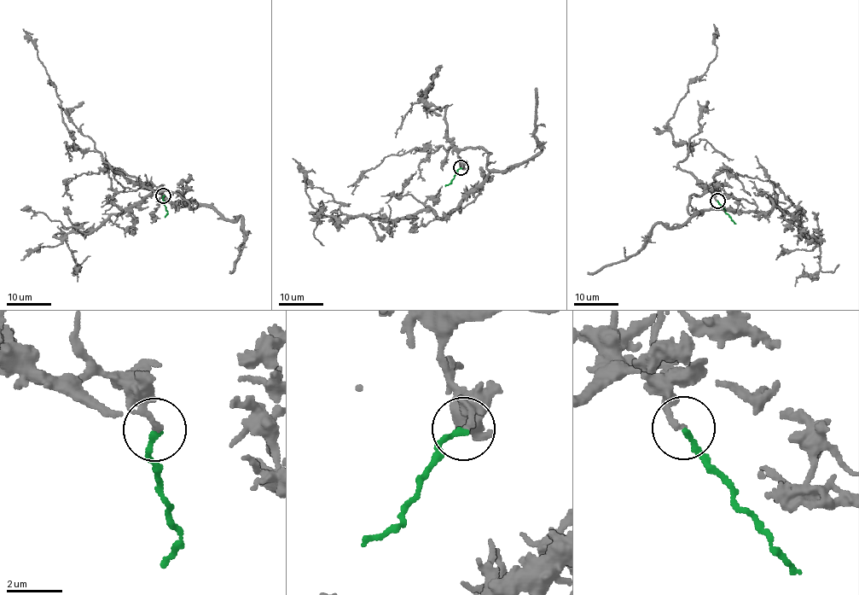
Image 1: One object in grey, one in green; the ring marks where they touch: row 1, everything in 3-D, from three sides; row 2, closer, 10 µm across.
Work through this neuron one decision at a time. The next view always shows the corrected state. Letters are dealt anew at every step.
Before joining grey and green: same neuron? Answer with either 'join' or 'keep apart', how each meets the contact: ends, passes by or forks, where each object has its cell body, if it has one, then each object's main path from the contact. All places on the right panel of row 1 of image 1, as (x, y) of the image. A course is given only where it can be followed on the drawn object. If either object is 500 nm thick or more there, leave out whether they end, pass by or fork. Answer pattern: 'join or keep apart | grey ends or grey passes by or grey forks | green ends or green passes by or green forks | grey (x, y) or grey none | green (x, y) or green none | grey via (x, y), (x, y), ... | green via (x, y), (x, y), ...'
join | grey ends | green ends | grey none | green none | grey via (717, 200), (713, 190), (697, 194), (687, 212), (769, 211), (773, 201), (818, 237), (812, 249), (775, 259) | green via (717, 200), (735, 224)

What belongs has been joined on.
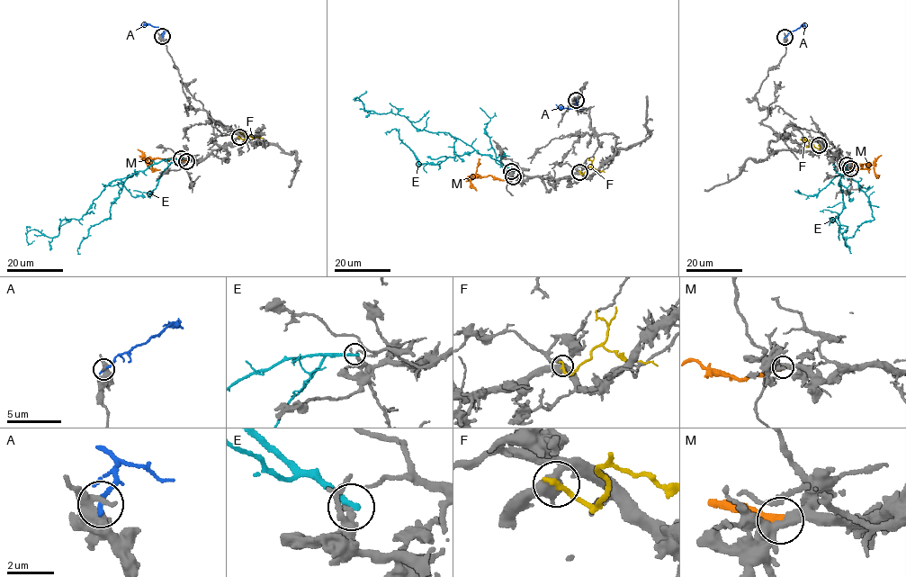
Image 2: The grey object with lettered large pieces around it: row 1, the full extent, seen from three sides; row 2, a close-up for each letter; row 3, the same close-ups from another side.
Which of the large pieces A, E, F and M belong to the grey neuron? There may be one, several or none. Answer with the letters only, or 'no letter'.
M

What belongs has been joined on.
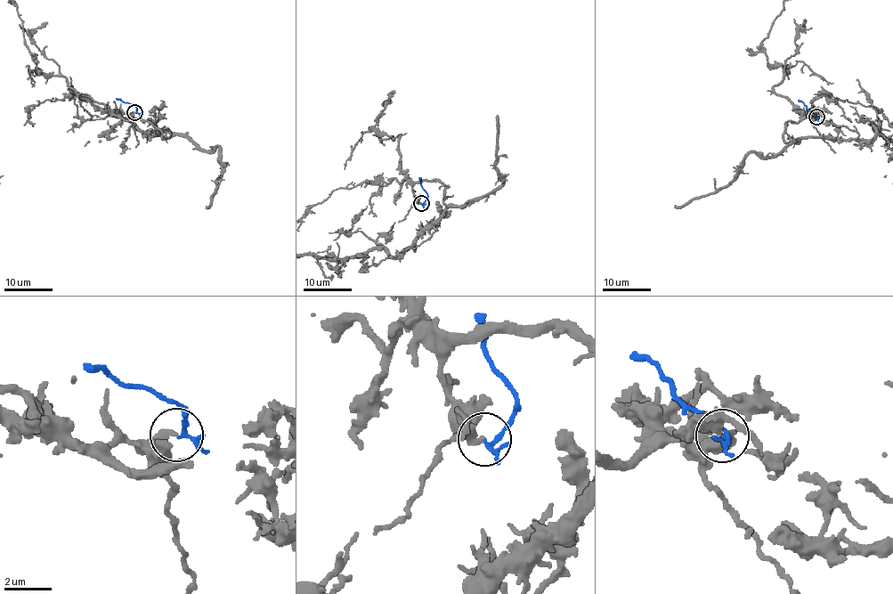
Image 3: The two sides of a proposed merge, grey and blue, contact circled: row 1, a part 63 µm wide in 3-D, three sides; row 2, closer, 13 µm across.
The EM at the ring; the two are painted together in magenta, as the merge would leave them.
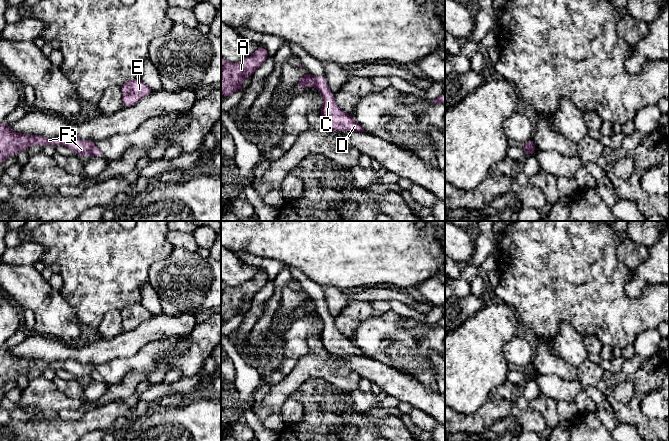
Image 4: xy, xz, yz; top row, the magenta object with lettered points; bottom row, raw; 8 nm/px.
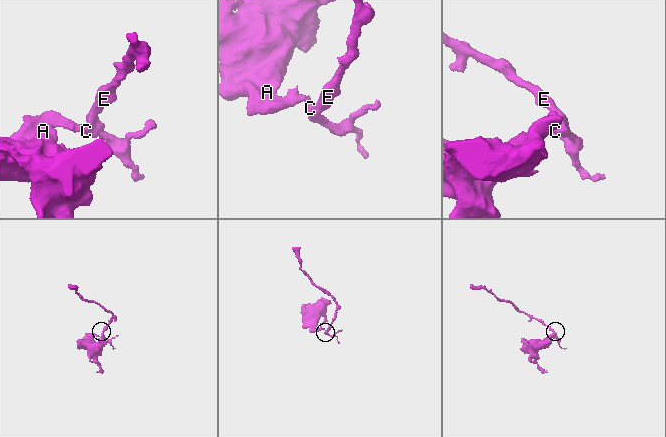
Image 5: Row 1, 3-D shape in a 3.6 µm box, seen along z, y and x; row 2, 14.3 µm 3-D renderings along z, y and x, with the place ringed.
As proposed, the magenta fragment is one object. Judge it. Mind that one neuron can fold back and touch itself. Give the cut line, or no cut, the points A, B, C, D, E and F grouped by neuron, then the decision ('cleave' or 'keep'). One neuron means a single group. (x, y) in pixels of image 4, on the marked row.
cut in xz along (316, 78), (314, 85); A B F / C D E; cleave

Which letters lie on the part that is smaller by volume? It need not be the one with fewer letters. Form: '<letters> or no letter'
C, D, E

